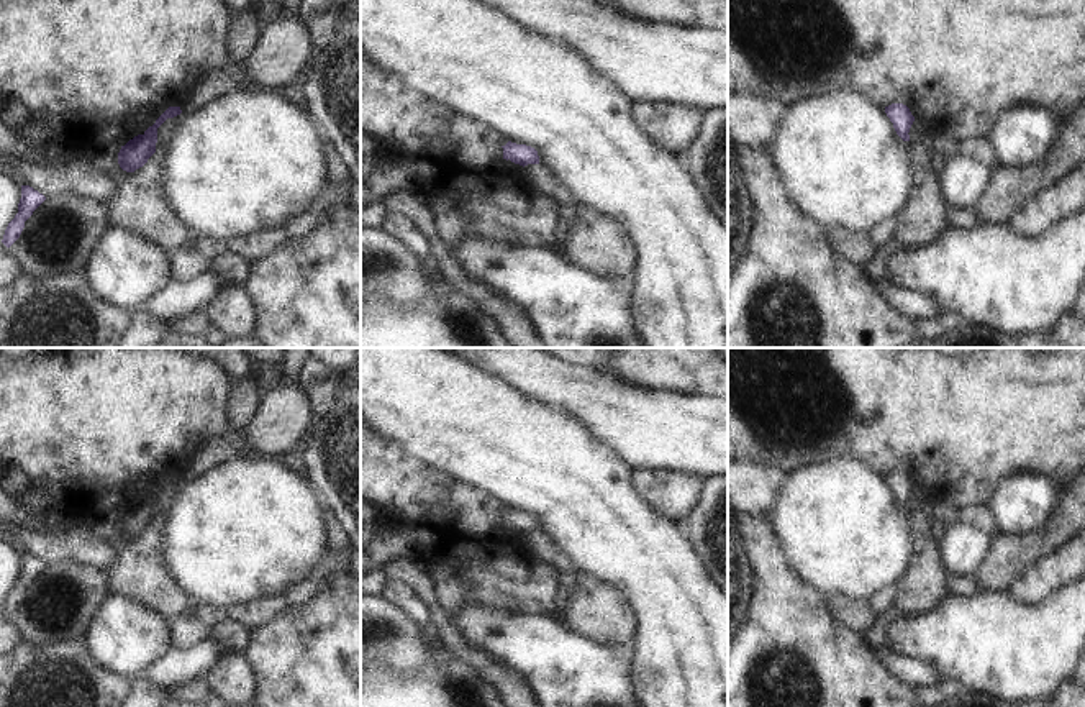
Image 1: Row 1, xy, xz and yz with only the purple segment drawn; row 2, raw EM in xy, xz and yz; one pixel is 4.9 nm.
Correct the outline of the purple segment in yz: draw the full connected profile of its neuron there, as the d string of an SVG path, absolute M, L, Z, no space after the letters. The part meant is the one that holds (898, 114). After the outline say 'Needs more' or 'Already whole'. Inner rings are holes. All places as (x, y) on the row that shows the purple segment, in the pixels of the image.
M892 103L892 105L885 107L885 113L890 118L890 121L893 123L897 135L903 141L910 141L908 133L915 121L915 116L911 115L910 108L903 103Z. Already whole

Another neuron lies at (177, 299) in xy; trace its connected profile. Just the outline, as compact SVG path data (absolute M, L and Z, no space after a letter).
M205 271L188 282L170 281L144 307L166 323L202 310L218 292L221 281Z

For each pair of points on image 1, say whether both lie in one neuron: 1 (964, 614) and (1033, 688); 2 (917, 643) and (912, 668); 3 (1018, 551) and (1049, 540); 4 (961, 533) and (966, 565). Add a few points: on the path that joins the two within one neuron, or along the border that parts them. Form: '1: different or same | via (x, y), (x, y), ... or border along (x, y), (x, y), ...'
1: same | via (982, 632), (1020, 670)
2: different | border along (880, 638), (895, 652), (918, 656), (938, 671)
3: same | via (1026, 550), (1041, 545)
4: same | via (961, 542), (962, 556)

